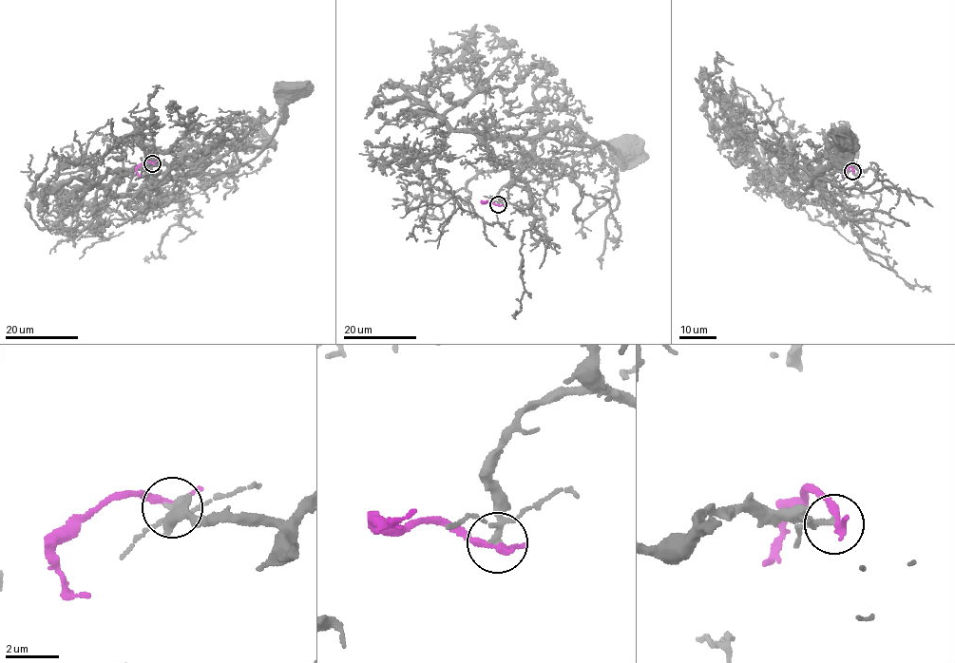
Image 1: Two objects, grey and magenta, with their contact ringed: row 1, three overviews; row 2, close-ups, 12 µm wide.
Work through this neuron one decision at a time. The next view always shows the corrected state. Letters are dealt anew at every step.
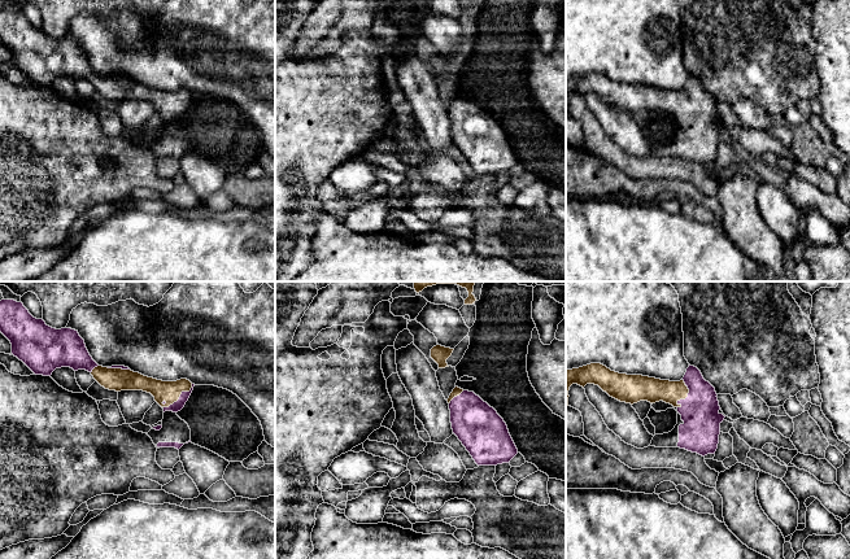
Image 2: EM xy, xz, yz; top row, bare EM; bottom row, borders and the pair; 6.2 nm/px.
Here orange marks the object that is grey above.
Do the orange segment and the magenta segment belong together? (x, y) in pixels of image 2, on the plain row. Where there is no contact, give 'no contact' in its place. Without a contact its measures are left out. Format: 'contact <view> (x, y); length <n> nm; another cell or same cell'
contact xy (179, 105); length 240 nm; same cell

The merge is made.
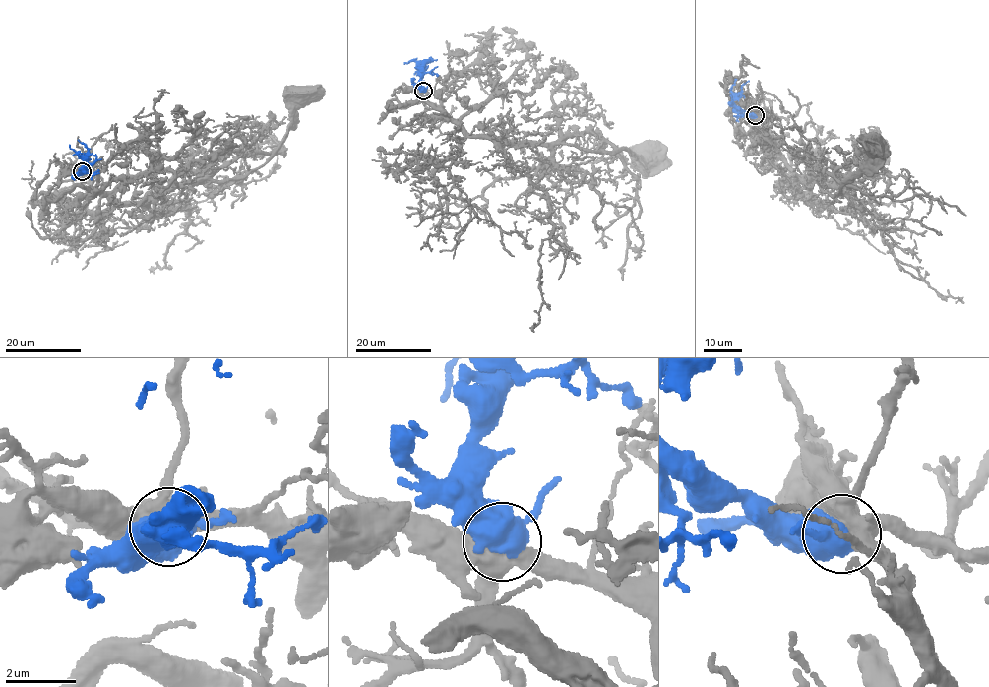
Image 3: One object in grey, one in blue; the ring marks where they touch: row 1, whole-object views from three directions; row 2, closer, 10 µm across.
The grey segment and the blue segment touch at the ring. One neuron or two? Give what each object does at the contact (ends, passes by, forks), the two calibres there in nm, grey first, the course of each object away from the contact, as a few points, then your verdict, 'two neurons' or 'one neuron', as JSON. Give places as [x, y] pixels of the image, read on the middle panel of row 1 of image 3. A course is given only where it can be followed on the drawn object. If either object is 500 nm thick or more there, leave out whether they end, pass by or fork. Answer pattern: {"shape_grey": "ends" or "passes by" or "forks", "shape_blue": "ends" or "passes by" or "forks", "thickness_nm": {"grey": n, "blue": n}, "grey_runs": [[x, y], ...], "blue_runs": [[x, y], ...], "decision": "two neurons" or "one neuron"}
{"thickness_nm": {"grey": 500, "blue": 600}, "grey_runs": [[423, 91], [439, 99], [468, 134], [530, 144], [576, 144], [603, 153], [622, 147], [645, 161]], "blue_runs": [[423, 91], [420, 89], [423, 63], [423, 68], [413, 74]], "decision": "one neuron"}

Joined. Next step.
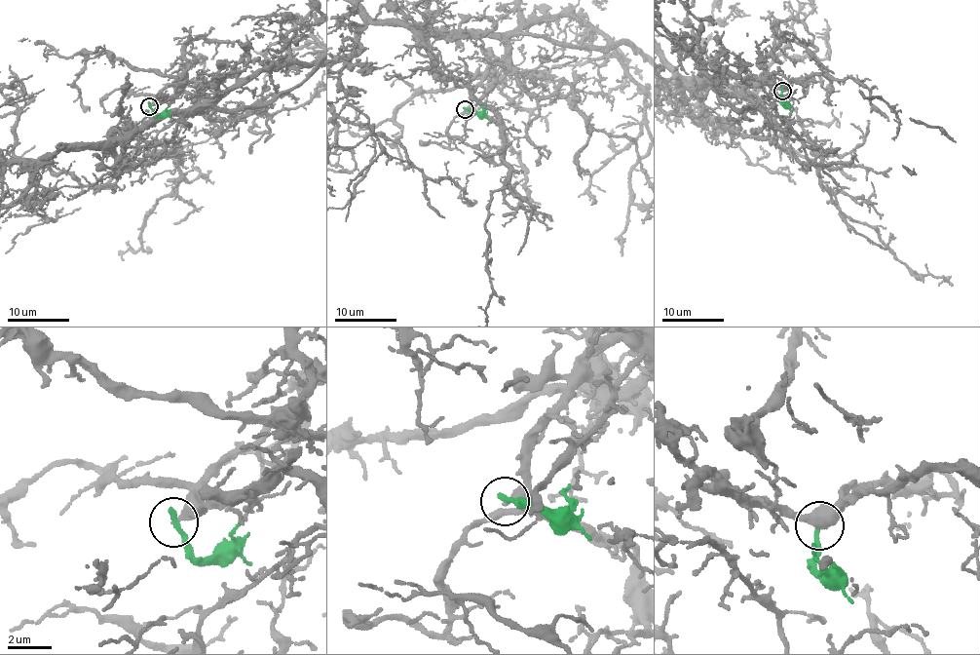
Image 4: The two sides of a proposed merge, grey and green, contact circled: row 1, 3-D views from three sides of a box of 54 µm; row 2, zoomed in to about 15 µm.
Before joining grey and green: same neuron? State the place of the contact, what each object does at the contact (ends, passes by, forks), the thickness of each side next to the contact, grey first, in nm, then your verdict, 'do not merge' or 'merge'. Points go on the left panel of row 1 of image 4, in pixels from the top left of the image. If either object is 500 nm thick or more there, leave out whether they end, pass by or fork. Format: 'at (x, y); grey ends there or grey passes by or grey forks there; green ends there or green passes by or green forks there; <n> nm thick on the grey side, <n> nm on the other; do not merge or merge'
at (149, 106); grey ends there; green ends there; 320 nm thick on the grey side, 280 nm on the other; do not merge

